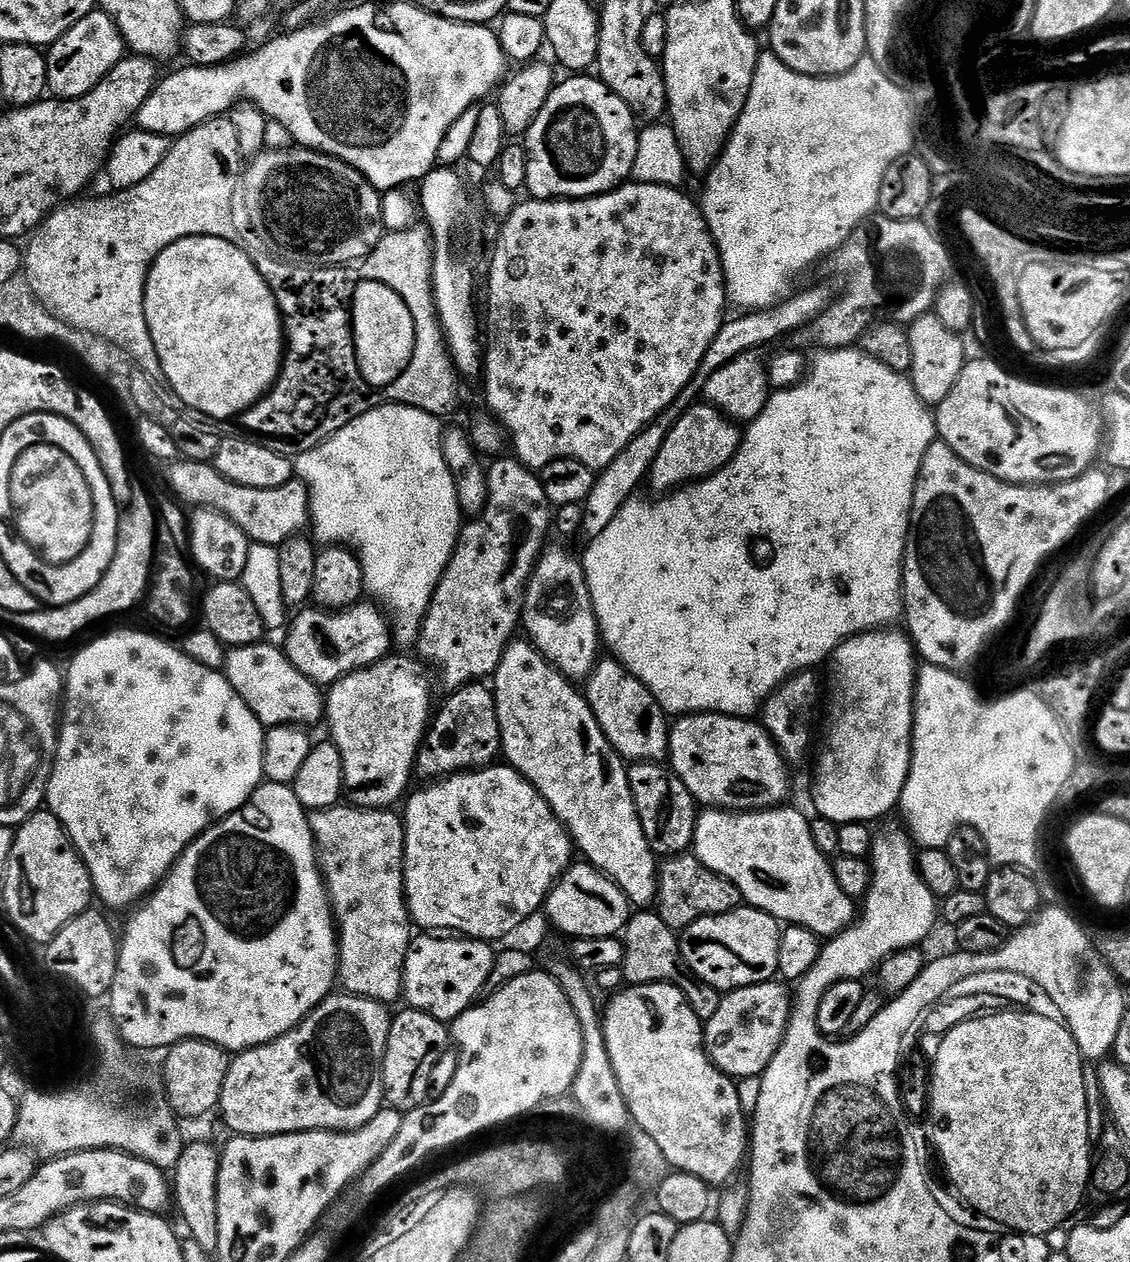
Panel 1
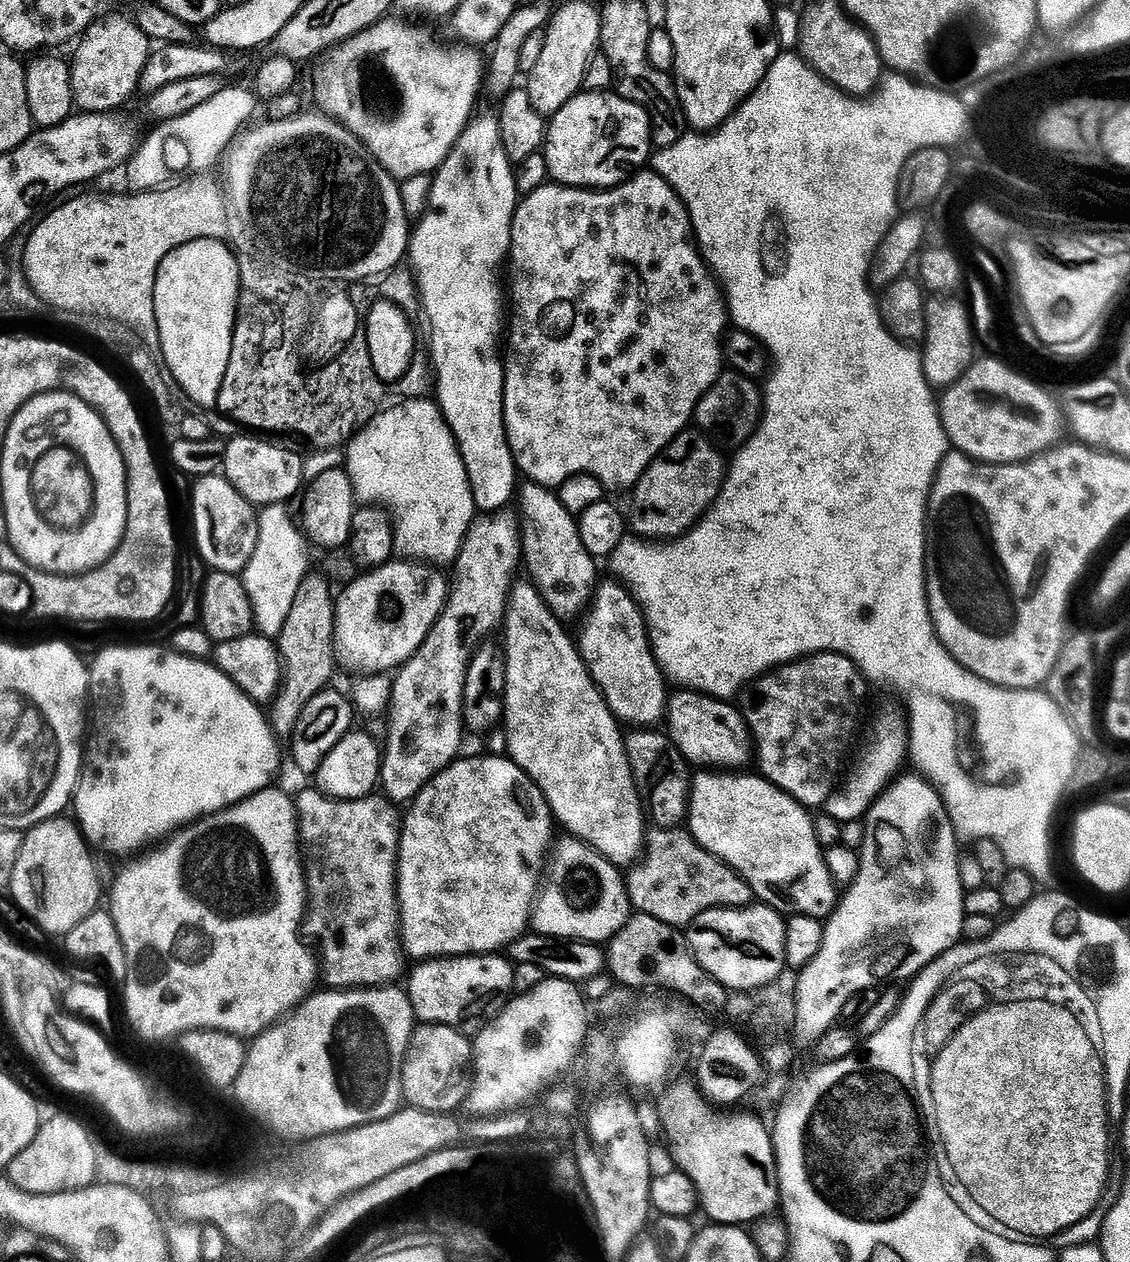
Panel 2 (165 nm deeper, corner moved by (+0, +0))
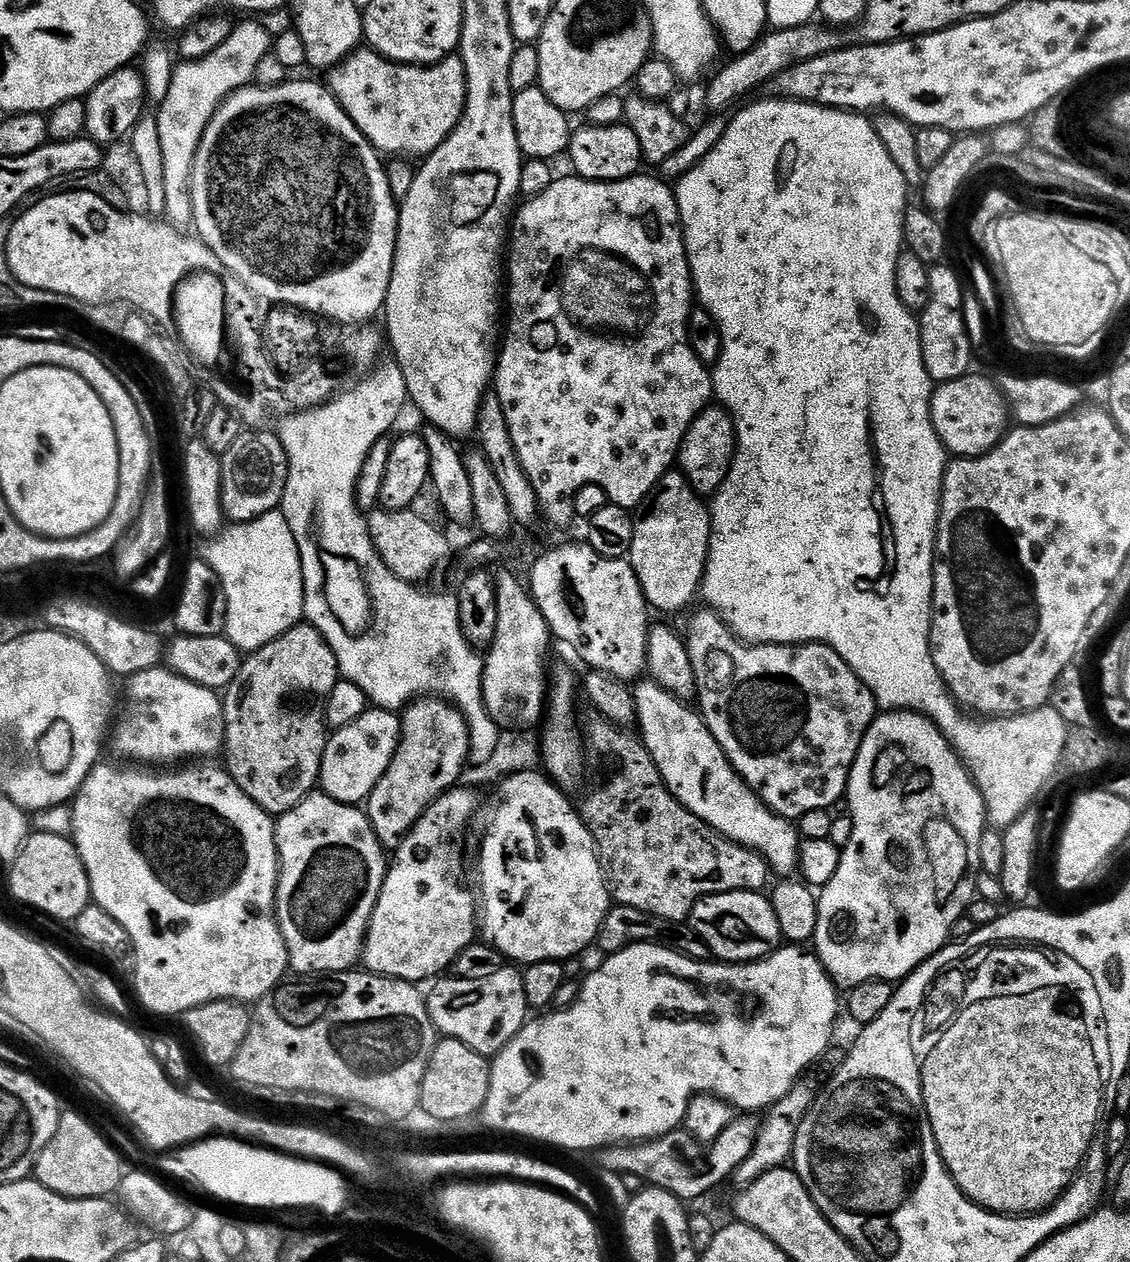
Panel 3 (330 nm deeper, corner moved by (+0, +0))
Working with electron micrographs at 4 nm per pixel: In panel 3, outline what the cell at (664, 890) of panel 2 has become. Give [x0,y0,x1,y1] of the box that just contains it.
[582,719,769,922]

